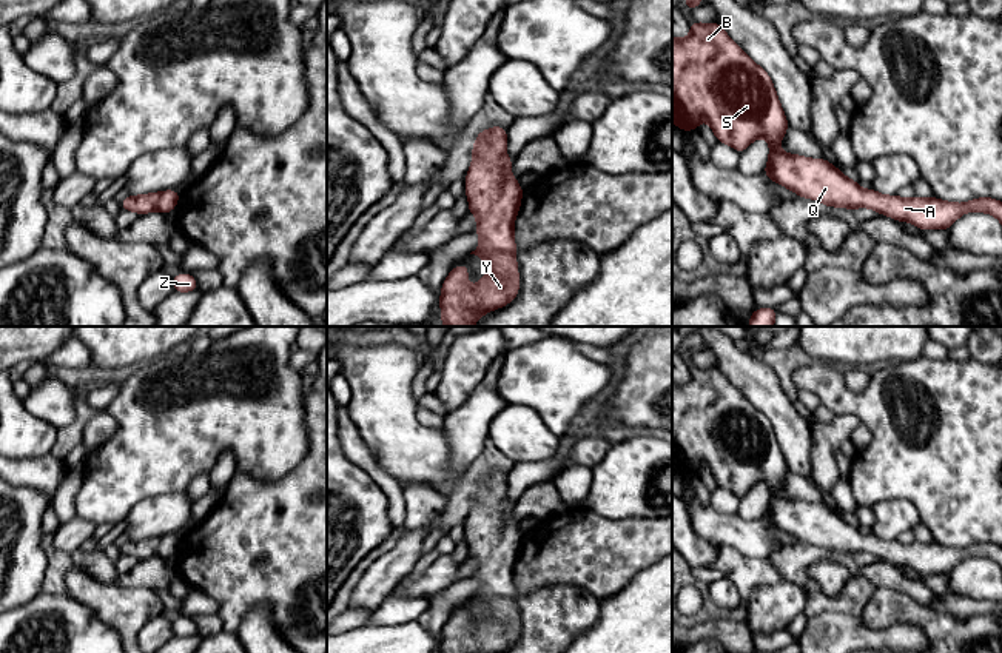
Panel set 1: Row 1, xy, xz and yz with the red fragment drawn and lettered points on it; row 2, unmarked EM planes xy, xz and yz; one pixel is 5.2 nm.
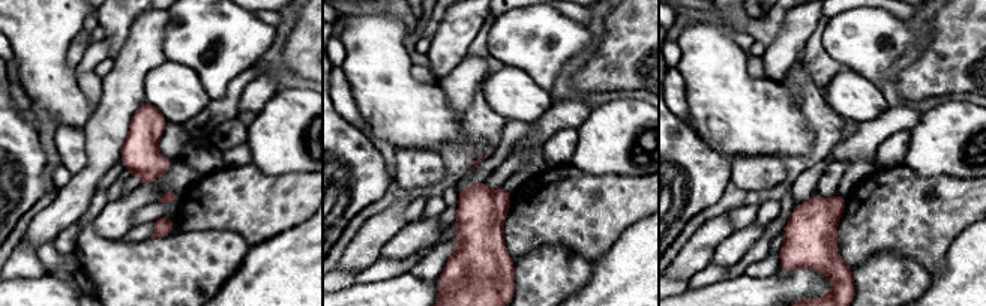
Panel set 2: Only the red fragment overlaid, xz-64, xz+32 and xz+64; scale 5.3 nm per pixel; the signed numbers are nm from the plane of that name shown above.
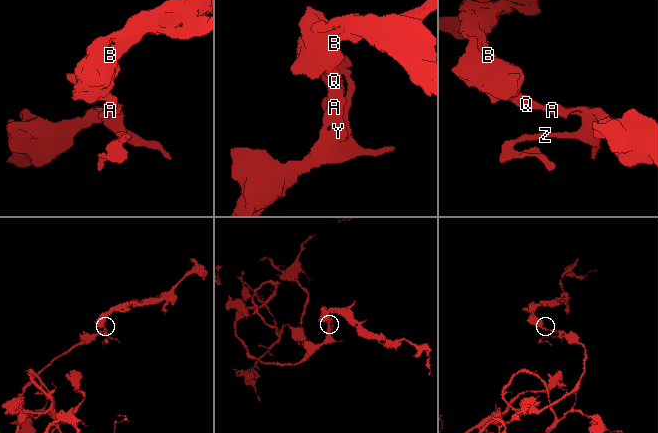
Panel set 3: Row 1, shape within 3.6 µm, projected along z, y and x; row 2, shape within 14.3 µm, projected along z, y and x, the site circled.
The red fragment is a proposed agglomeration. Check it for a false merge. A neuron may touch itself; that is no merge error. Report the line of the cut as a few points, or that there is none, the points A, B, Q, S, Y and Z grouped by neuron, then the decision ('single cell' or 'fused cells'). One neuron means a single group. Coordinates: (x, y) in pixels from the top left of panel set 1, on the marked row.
cut none; groups A B Q S Y Z; single cell

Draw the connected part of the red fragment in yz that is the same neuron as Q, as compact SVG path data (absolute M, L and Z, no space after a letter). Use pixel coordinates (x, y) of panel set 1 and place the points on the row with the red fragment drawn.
M718 22L689 23L691 35L675 39L672 35L672 122L684 132L698 129L703 119L708 120L717 142L743 152L757 137L765 137L769 145L769 159L763 176L806 197L836 208L871 208L897 222L911 222L919 229L950 229L965 213L988 213L1002 223L1002 202L993 197L977 197L965 203L945 202L937 197L922 199L914 196L879 194L874 188L862 189L859 183L840 172L825 159L809 159L786 154L778 148L789 126L782 103L777 97L769 74L725 32Z

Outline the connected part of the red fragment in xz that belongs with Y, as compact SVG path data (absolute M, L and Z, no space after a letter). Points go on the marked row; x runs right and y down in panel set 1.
M492 126L475 137L472 149L473 160L466 174L464 188L469 199L469 214L478 217L478 223L472 231L478 233L481 240L478 248L470 254L481 257L490 271L481 277L476 286L467 283L469 265L456 265L447 274L439 297L444 326L473 326L486 313L506 306L518 296L519 274L515 257L516 243L513 225L521 206L524 188L518 185L518 177L510 174L513 160L506 156L506 149L507 128L504 126Z

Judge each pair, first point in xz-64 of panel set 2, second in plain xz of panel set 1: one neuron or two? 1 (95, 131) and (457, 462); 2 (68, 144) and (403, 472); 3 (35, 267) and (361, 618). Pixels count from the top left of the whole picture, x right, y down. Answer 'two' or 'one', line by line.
1: one
2: two
3: one

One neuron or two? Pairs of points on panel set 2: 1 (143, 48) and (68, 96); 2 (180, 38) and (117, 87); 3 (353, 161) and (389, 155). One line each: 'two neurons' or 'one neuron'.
1: two neurons
2: two neurons
3: two neurons

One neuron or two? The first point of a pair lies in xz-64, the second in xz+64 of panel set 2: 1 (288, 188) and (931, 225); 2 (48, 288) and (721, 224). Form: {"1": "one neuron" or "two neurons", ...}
{"1": "one neuron", "2": "two neurons"}

